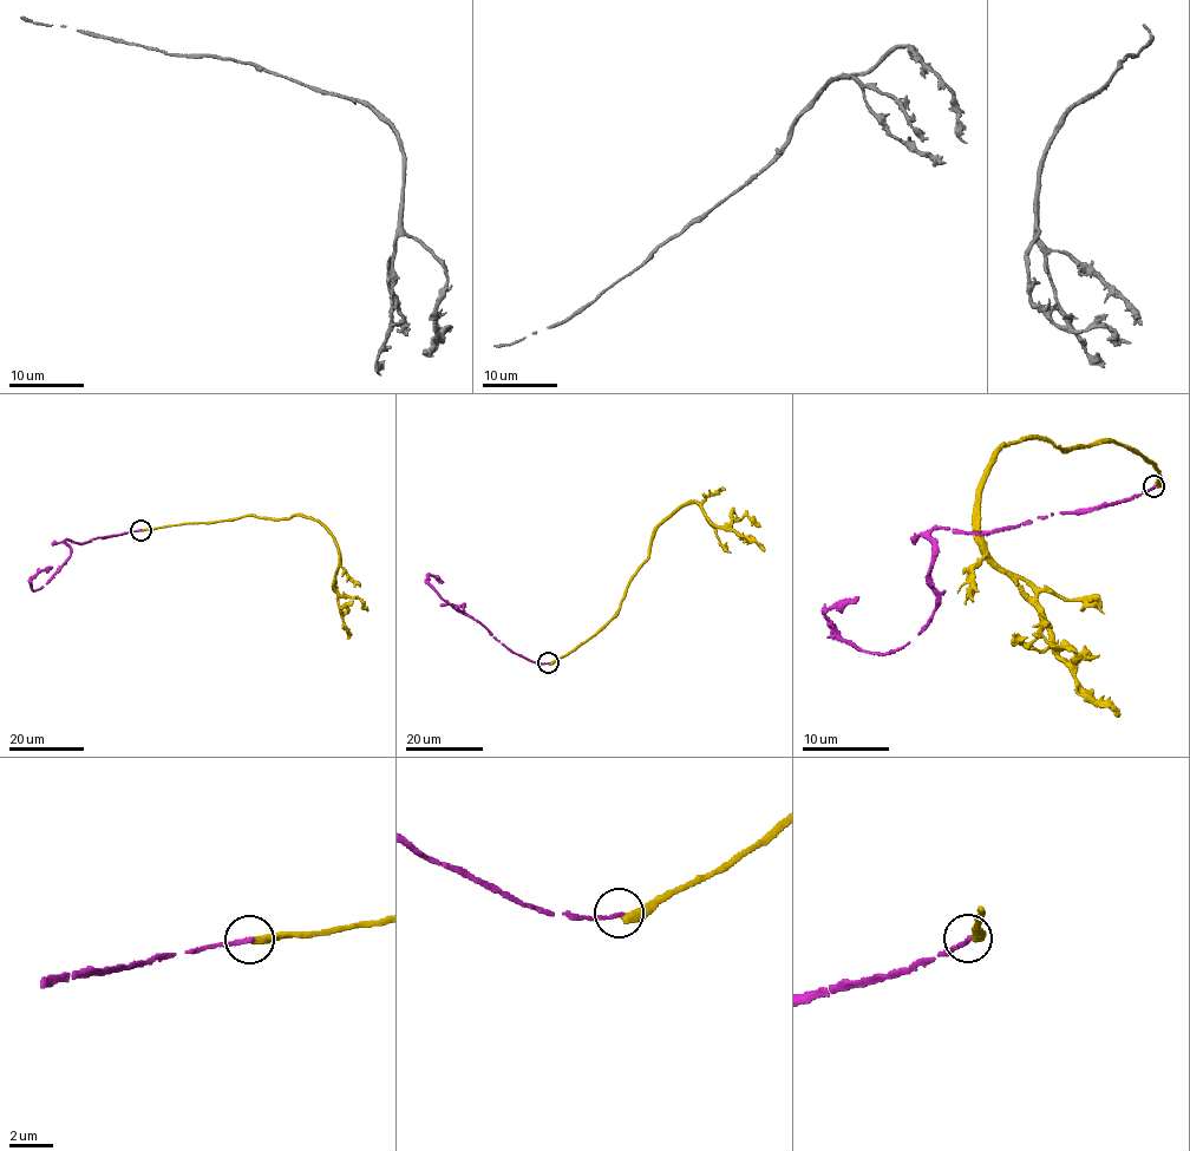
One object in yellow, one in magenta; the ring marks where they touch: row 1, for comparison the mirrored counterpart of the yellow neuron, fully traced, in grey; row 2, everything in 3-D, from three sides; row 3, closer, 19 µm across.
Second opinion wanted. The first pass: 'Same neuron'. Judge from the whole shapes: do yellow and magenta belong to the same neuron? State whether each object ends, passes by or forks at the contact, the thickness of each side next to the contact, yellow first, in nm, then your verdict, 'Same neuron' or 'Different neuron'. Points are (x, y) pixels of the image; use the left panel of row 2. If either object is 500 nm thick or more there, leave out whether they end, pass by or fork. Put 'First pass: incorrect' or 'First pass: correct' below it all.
At the ring yellow ends. At the ring magenta ends. Thickness 340 nm (yellow) against 180 nm. Different neuron
First pass: incorrect

